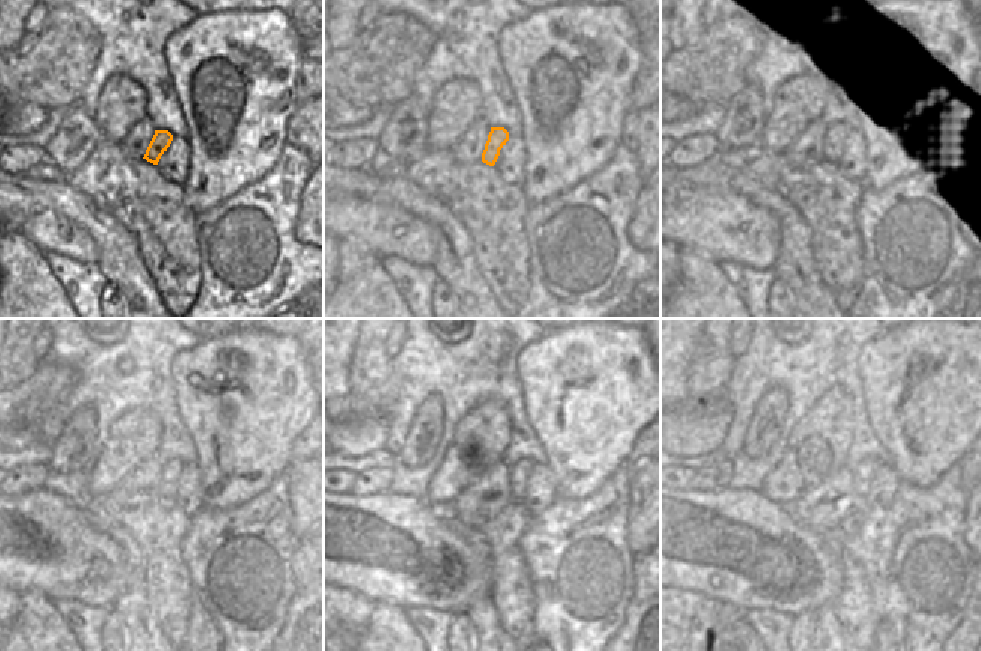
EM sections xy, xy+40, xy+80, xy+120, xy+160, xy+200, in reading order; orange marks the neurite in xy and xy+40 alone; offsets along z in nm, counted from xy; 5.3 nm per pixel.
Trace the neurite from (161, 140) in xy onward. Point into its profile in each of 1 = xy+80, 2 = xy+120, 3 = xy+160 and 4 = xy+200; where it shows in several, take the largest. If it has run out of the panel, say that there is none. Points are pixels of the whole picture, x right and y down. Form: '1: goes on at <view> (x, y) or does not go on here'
1: goes on at xy+80 (834, 140)
2: goes on at xy+120 (170, 470)
3: goes on at xy+160 (519, 473)
4: goes on at xy+200 (864, 473)

